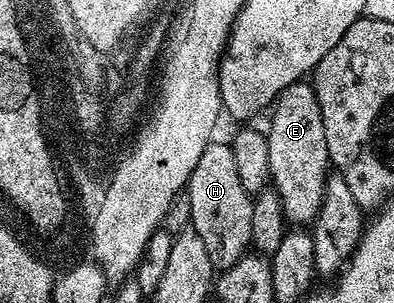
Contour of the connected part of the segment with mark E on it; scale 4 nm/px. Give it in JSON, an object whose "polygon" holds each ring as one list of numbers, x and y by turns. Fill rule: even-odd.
{"polygon":[[306,79,292,83,278,96,270,115,270,129,265,130,265,136,268,143,272,187,280,195,282,214,286,216,287,222,294,227,309,226,320,211,324,199,324,183,332,169,328,155,328,139,324,139,324,119,320,115,320,103,316,99,313,84]]}

